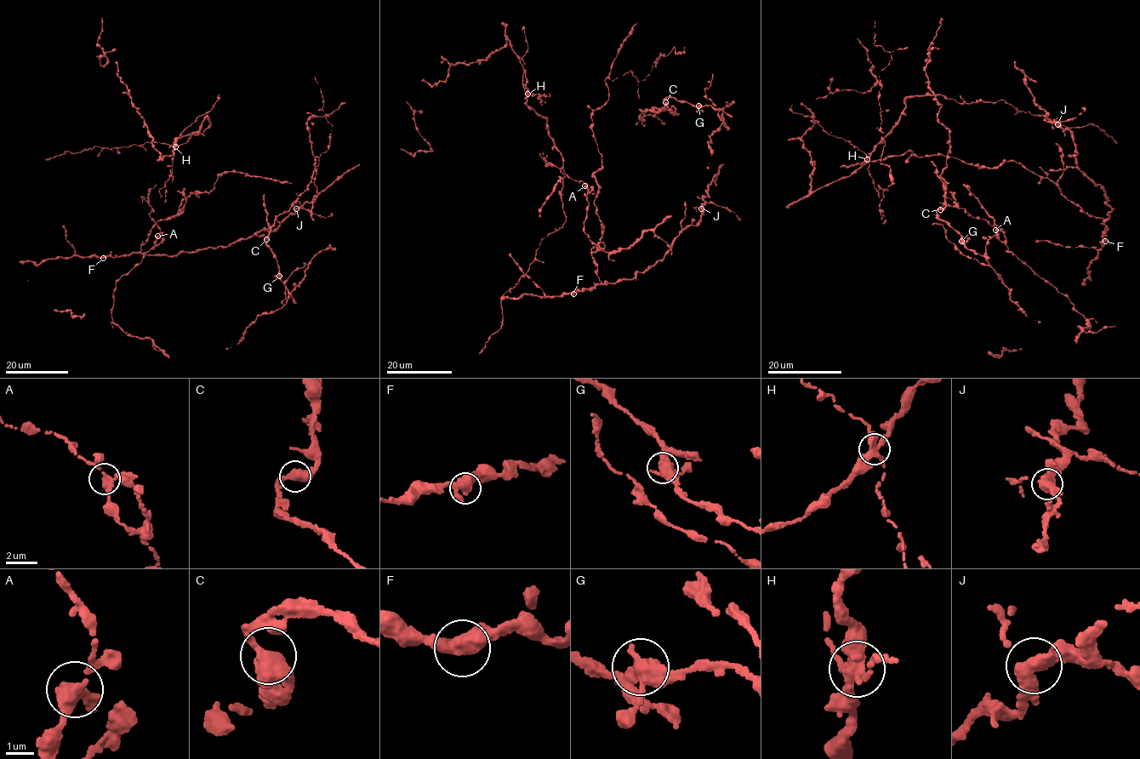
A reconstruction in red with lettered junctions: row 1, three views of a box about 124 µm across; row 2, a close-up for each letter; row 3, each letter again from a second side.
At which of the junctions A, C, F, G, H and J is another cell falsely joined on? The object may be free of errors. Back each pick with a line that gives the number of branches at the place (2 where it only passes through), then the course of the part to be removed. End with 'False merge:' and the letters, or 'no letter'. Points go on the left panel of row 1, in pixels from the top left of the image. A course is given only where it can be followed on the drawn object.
H: 3 | (175, 146), (183, 130), (196, 117), (209, 111), (219, 94)
False merge: H

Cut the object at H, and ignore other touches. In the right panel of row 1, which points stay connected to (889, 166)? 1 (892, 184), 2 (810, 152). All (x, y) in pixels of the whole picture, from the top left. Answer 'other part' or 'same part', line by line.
1: same part
2: same part

